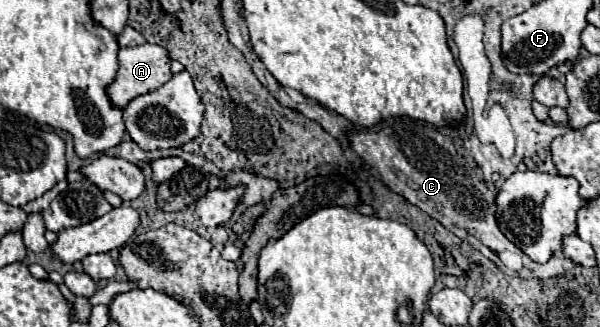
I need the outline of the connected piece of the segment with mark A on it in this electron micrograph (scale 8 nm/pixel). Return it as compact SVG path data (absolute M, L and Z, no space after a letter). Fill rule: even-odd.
M141 44L133 48L121 48L119 50L119 72L115 76L115 82L109 86L109 98L117 108L125 108L133 98L153 92L159 86L163 86L167 80L171 80L171 58L165 48L159 44Z

